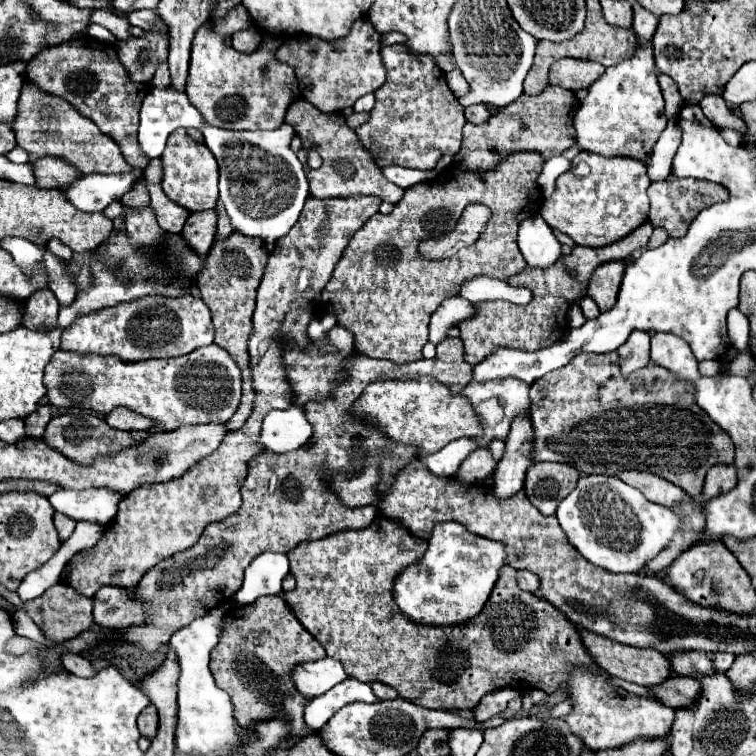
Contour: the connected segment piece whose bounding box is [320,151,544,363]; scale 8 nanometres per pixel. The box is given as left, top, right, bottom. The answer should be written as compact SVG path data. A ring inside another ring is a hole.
M514 153L500 161L500 165L488 173L466 173L460 169L446 169L436 179L418 183L410 189L406 189L404 197L394 205L394 211L390 215L376 213L372 215L364 227L360 227L348 247L344 249L342 259L338 261L330 281L326 283L320 299L320 307L324 313L330 313L336 317L338 325L348 329L354 335L354 347L362 355L370 355L376 359L390 359L394 363L408 363L422 359L422 345L428 341L428 321L430 315L436 311L436 307L452 295L458 295L464 281L488 275L496 279L508 279L510 275L520 273L526 267L526 261L516 245L516 231L518 225L534 217L542 207L542 193L536 185L536 177L542 171L544 159L538 153ZM480 203L486 205L492 211L492 217L486 225L486 229L480 233L478 241L466 249L460 249L456 255L446 259L428 259L418 251L418 245L422 241L442 237L444 233L450 233L462 211L472 205Z

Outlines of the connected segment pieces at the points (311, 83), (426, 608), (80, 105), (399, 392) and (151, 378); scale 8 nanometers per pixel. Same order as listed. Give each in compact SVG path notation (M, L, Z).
M358 19L350 35L336 41L322 41L318 37L288 39L276 51L276 59L294 69L302 97L322 113L340 113L352 107L356 99L376 91L386 79L386 69L380 59L380 33L374 31L368 19Z
M454 521L438 523L422 559L396 575L392 597L400 613L414 623L428 627L466 623L482 611L504 565L506 547L502 541L478 537Z
M80 35L74 41L40 51L40 55L28 63L26 71L28 79L32 79L42 91L66 99L78 111L82 111L84 117L92 119L102 133L112 137L120 145L128 165L140 169L148 165L148 159L140 153L136 139L138 113L148 87L144 83L134 83L128 77L126 69L118 61L114 45L100 43L88 35Z
M376 379L370 383L358 403L354 403L354 409L362 419L374 419L374 423L380 423L384 433L398 441L398 443L412 443L420 447L420 453L434 453L442 449L446 443L458 437L472 437L482 433L482 425L472 411L470 403L462 395L452 395L448 387L438 383L436 379Z
M216 343L200 347L186 357L138 363L56 351L44 369L44 385L48 389L48 403L54 407L82 407L106 415L122 405L154 419L166 431L172 431L180 425L226 423L240 405L242 373L230 359L230 353Z

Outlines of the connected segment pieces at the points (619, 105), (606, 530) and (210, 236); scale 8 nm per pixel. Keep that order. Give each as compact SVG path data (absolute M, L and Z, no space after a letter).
M640 41L634 55L606 73L588 87L588 97L574 115L576 143L580 149L604 157L634 157L650 163L652 147L666 129L664 99L656 79L652 41Z
M582 475L576 489L558 505L556 517L582 557L612 573L640 573L682 531L678 513L648 501L638 489L608 475Z
M200 211L200 213L190 213L182 235L188 241L188 245L198 251L198 255L208 255L208 251L214 245L216 237L216 223L218 223L218 211Z

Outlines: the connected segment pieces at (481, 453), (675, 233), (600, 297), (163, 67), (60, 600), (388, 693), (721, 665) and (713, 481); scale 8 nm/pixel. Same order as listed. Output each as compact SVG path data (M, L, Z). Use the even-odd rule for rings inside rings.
M476 449L458 467L456 479L460 483L478 483L478 481L484 481L486 477L490 477L494 473L494 469L496 469L496 463L494 463L490 451L488 449Z
M668 177L666 181L660 183L652 183L648 187L648 197L650 197L650 225L652 227L662 227L666 229L666 233L670 237L682 237L686 235L692 219L696 219L696 215L718 203L718 201L726 201L728 199L728 191L724 185L716 185L712 181L700 181L700 179L678 179L678 177Z
M610 261L600 265L588 283L588 295L596 301L600 311L610 311L616 303L620 279L624 273L624 261Z
M167 61L160 63L151 83L152 86L159 88L164 88L170 85L170 72Z
M56 583L50 589L46 589L40 597L26 601L24 609L34 619L34 623L46 633L46 637L50 637L56 643L64 643L68 639L78 637L80 633L88 631L94 623L94 619L92 619L92 599L78 595L66 583Z
M378 681L372 683L372 691L374 691L374 695L376 695L378 699L396 699L396 697L398 697L396 689L392 689L392 687L384 685L384 683L378 683Z
M714 653L714 665L718 671L728 671L732 663L734 663L732 653Z
M714 465L714 469L708 471L704 481L702 499L710 501L722 493L728 493L736 485L736 471L732 465Z

